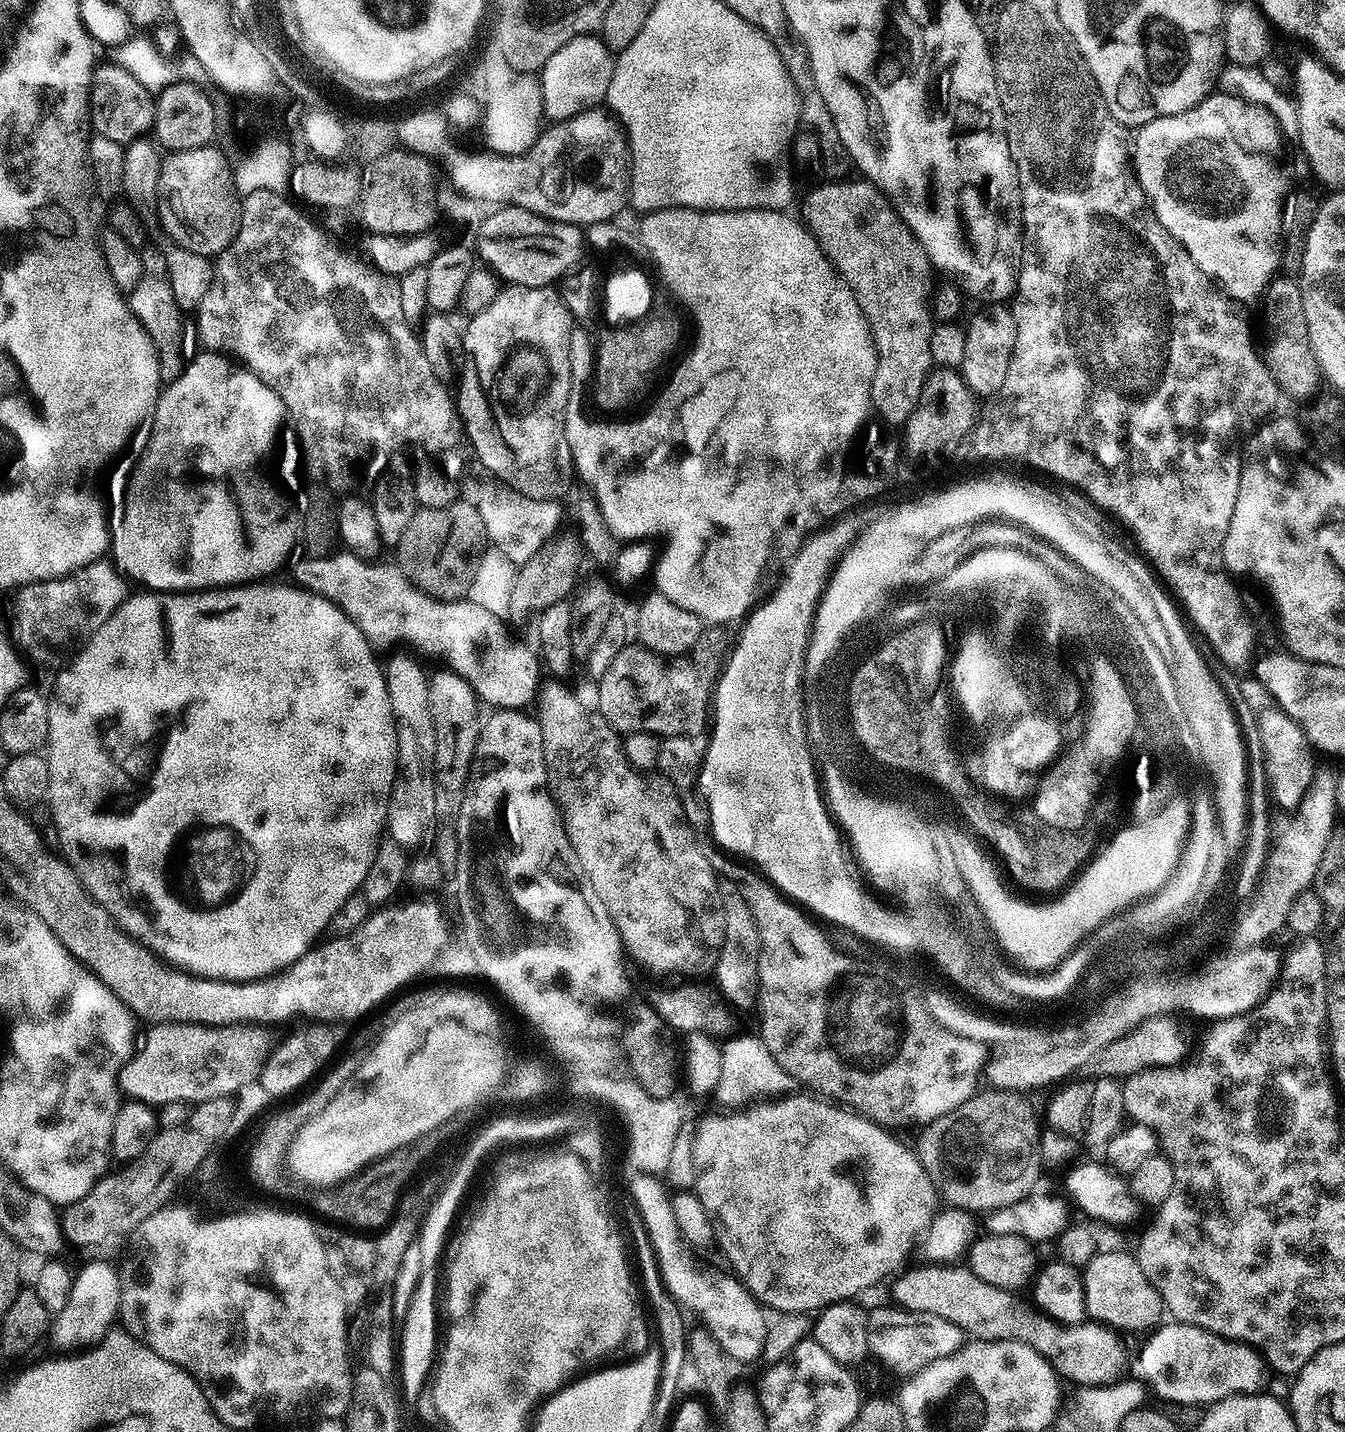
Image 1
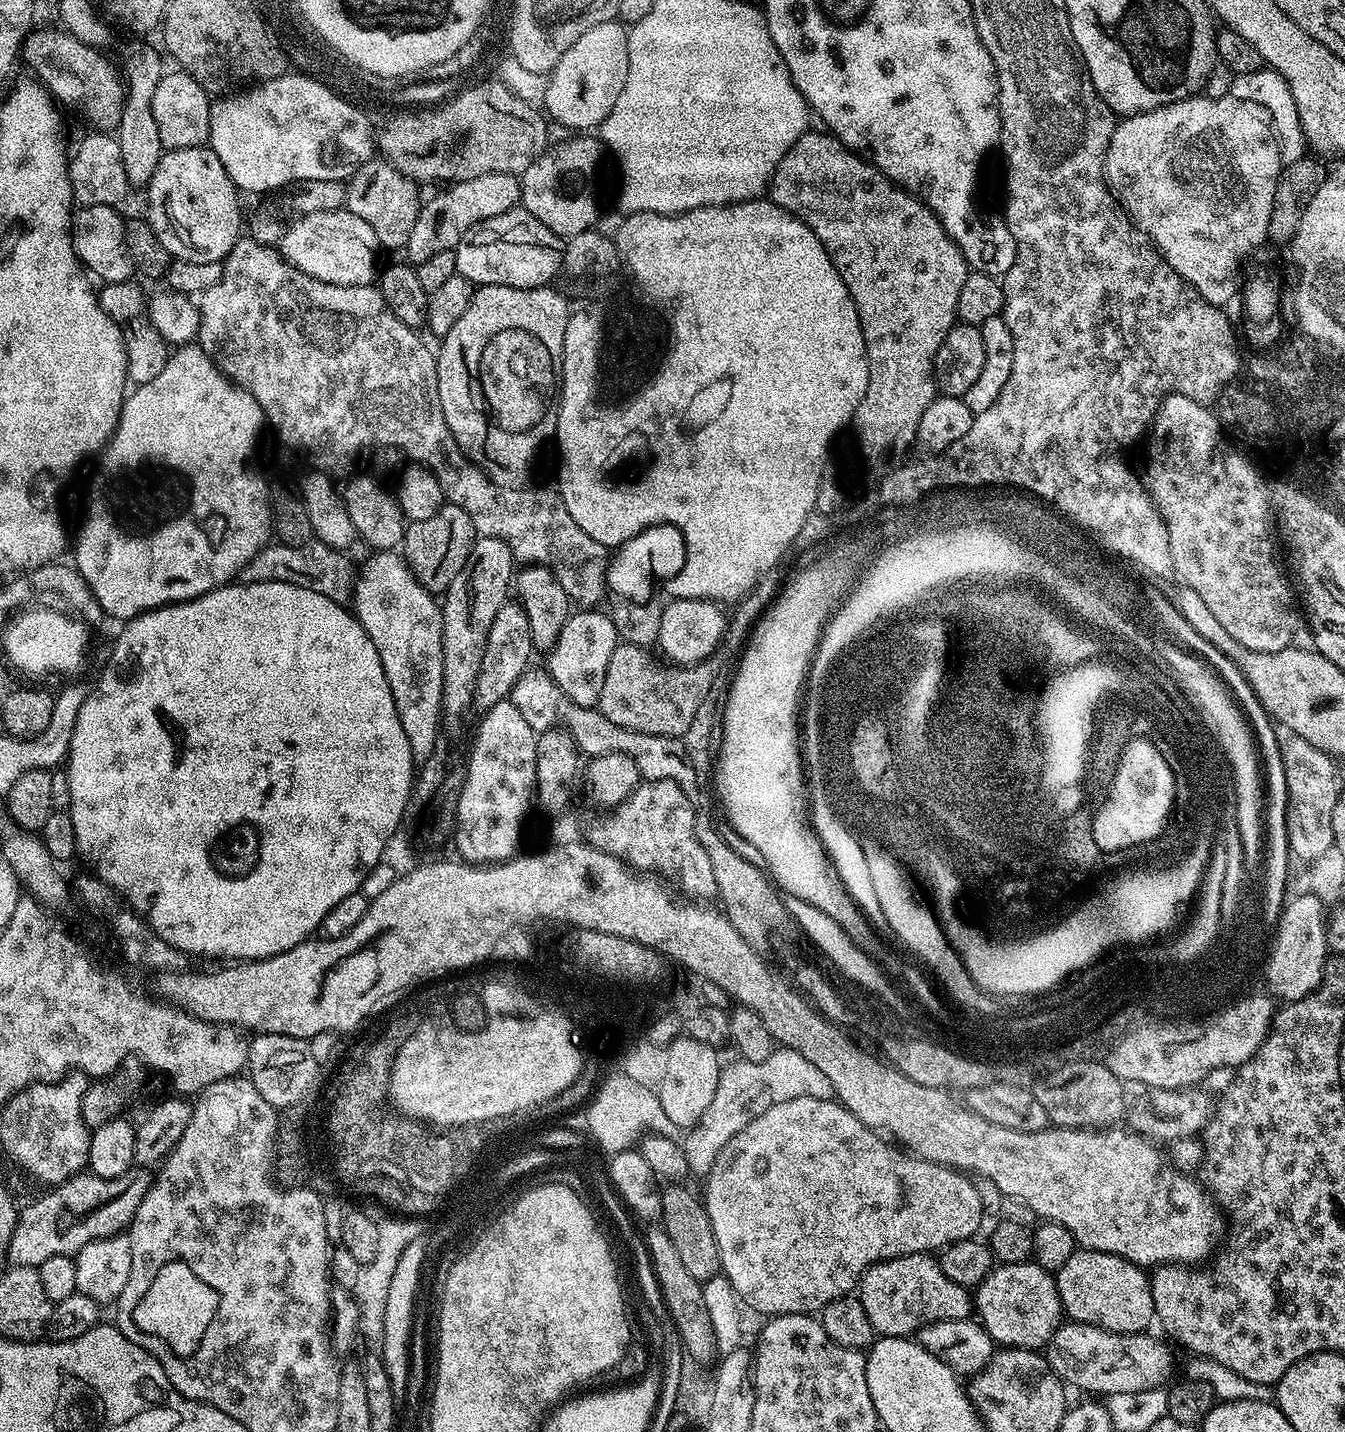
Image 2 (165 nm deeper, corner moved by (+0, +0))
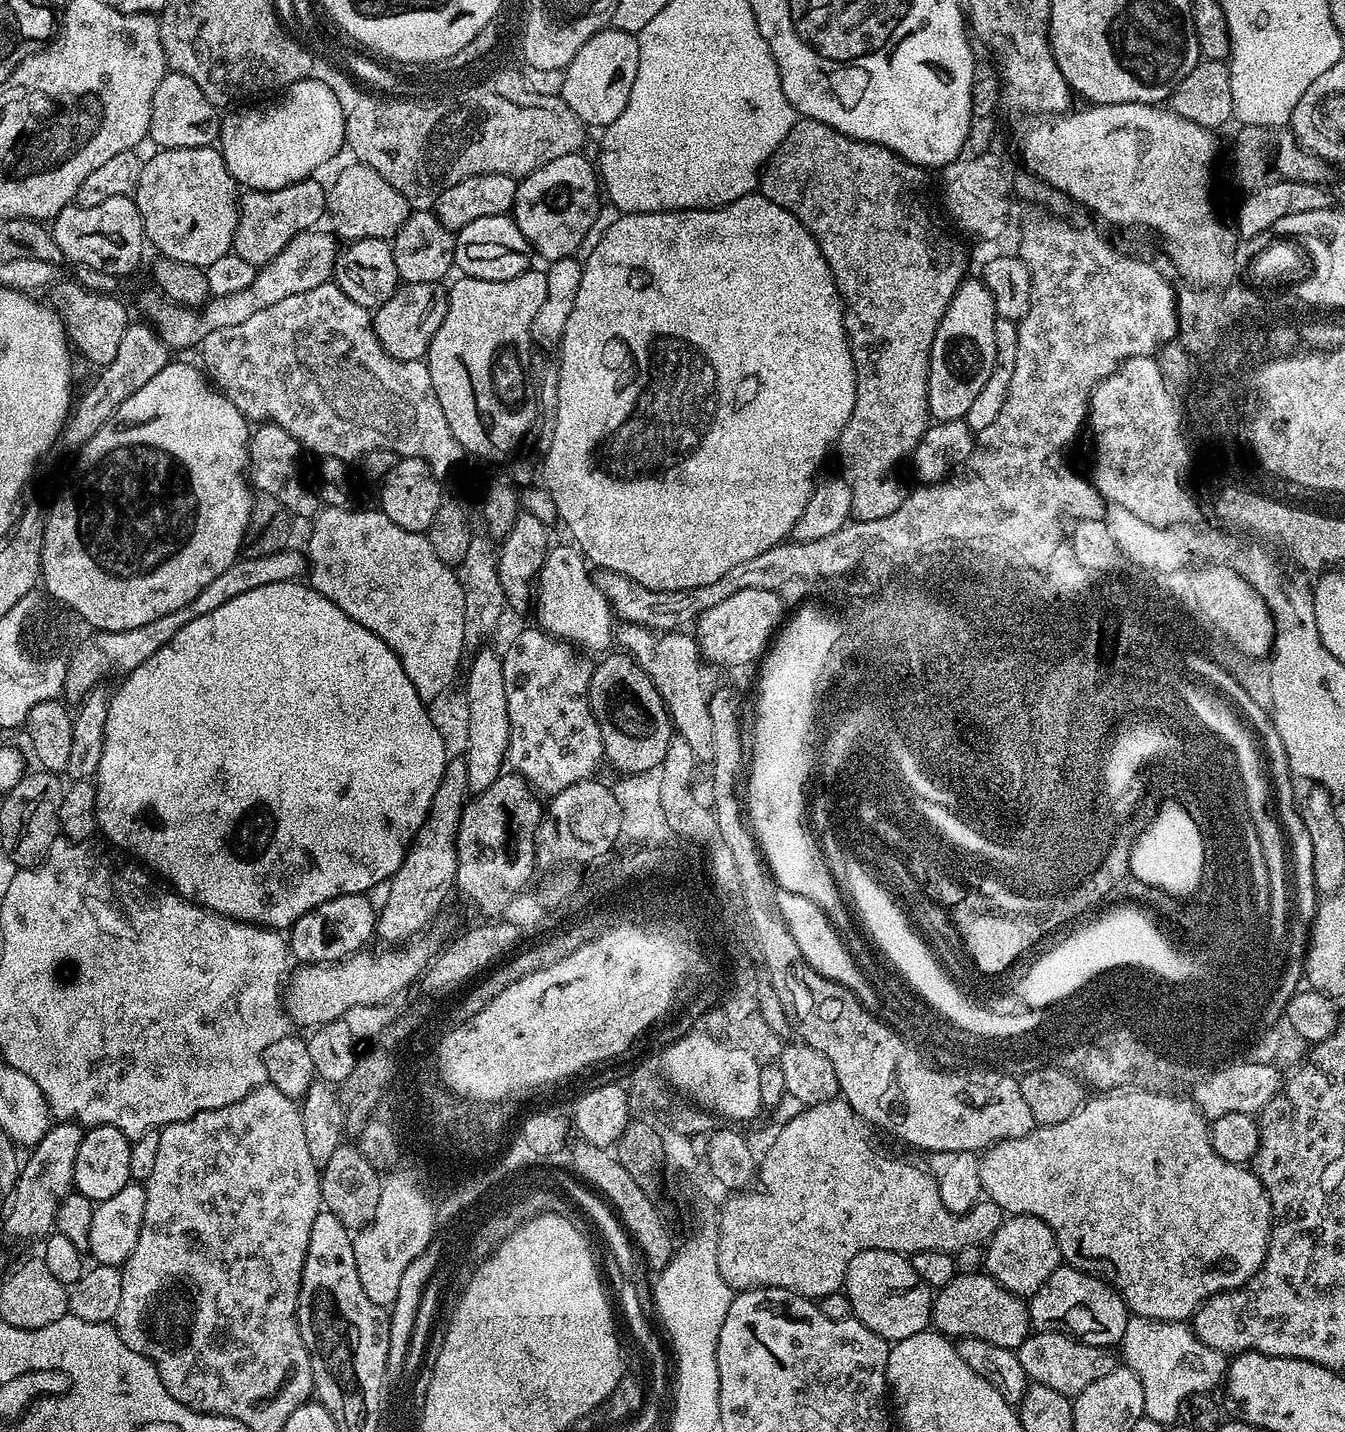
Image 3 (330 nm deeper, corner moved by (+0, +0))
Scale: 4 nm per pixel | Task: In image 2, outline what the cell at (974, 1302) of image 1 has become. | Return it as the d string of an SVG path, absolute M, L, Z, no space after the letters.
M926 1252L884 1260L866 1269L858 1285L858 1298L877 1337L911 1337L925 1324L967 1320L974 1312L973 1293L958 1286L958 1282L950 1282L950 1278L942 1274L939 1259Z

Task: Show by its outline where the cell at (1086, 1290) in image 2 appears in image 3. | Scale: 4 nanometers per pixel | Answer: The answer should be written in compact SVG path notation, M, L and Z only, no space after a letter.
M1071 1266L1056 1268L1027 1305L1028 1322L1035 1331L1065 1332L1084 1344L1106 1349L1121 1343L1130 1319L1128 1305L1107 1280Z

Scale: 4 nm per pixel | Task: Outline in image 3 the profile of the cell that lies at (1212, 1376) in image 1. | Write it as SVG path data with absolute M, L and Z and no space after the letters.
M1033 1331L1018 1349L1022 1370L1032 1384L1050 1386L1050 1390L1058 1390L1069 1398L1075 1398L1086 1386L1098 1382L1098 1378L1103 1378L1118 1367L1117 1357L1115 1360L1112 1354L1109 1349L1084 1344L1081 1340L1067 1336L1065 1332Z

